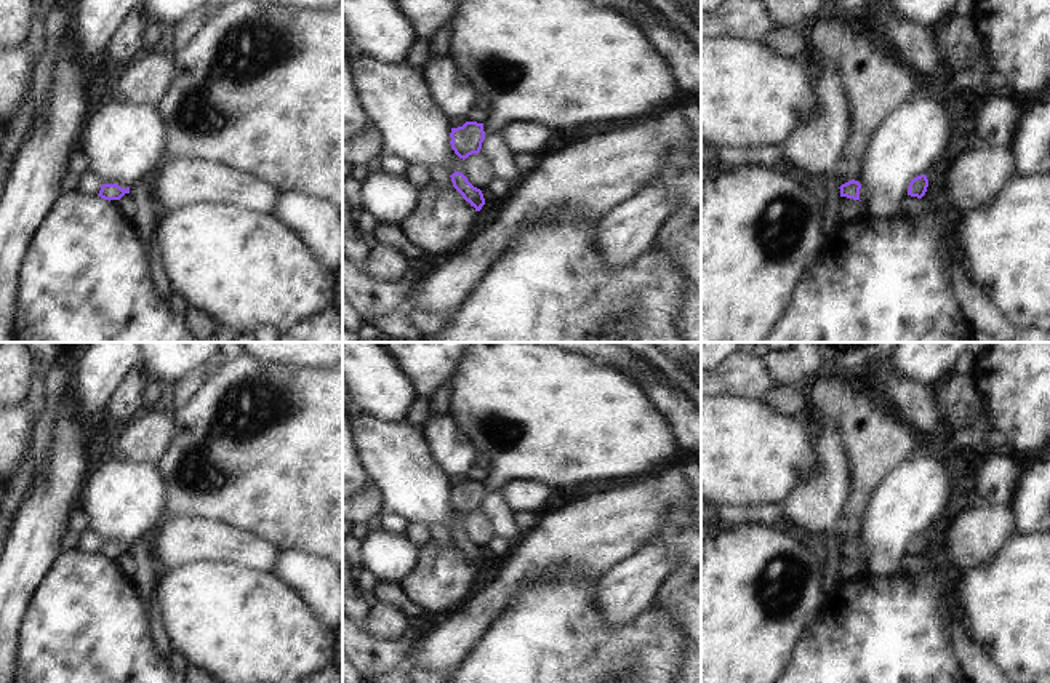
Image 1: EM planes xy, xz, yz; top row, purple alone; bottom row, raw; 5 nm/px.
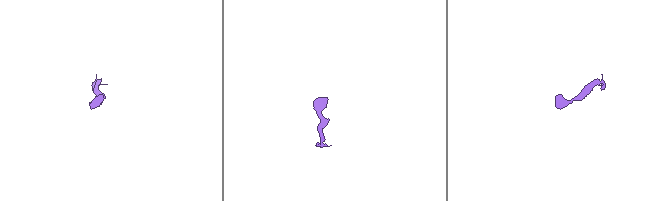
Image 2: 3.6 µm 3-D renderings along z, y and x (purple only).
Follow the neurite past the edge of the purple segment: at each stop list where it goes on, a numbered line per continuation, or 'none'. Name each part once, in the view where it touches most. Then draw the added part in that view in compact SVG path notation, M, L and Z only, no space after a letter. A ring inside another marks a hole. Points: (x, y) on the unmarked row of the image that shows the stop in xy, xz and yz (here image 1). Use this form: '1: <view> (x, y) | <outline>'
none

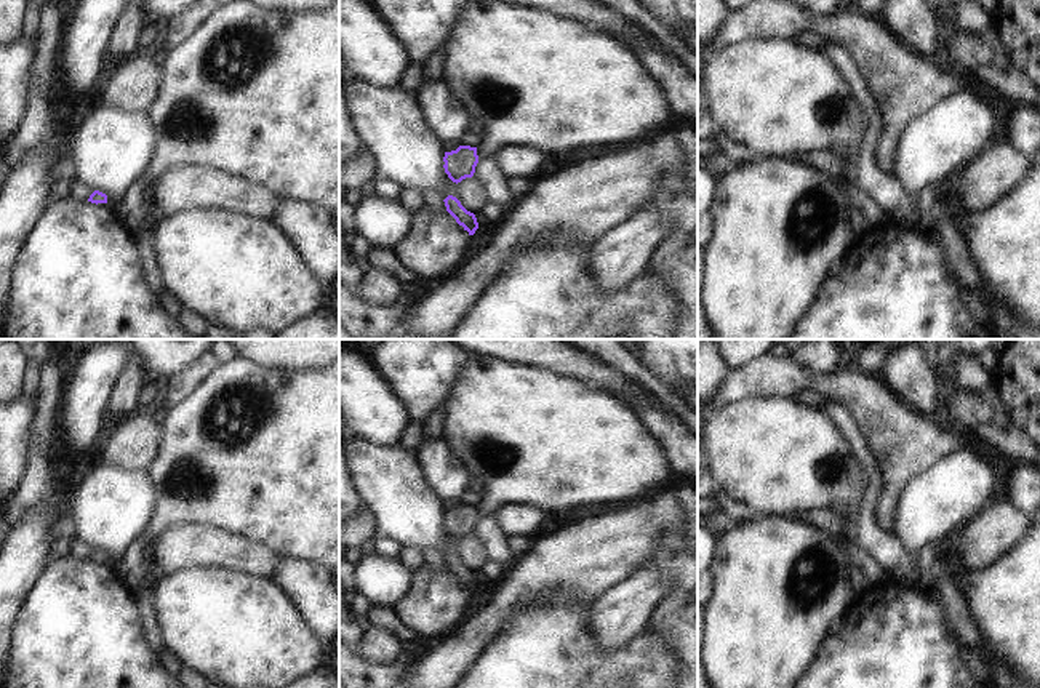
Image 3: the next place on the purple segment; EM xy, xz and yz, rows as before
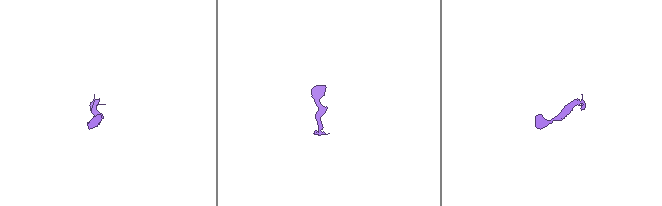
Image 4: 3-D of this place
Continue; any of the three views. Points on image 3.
none

